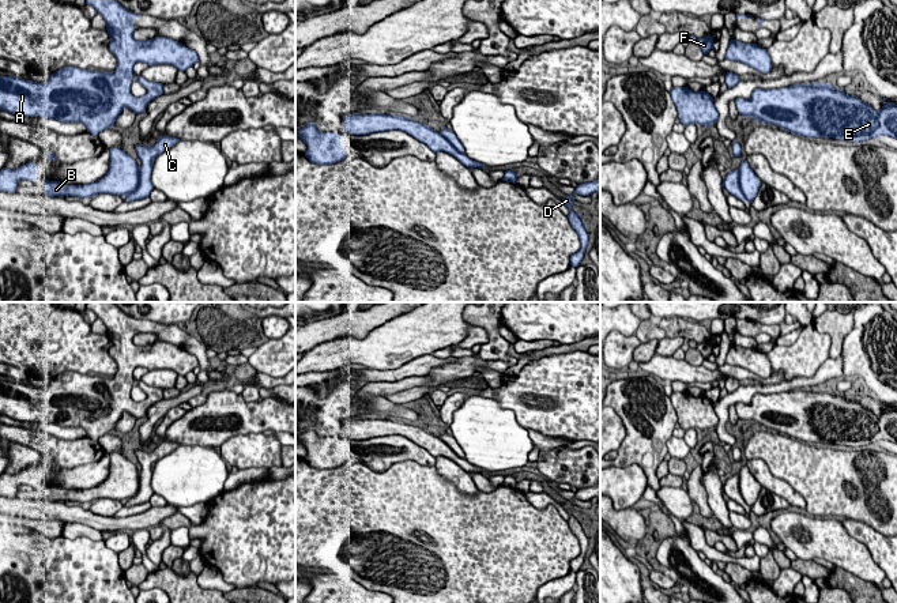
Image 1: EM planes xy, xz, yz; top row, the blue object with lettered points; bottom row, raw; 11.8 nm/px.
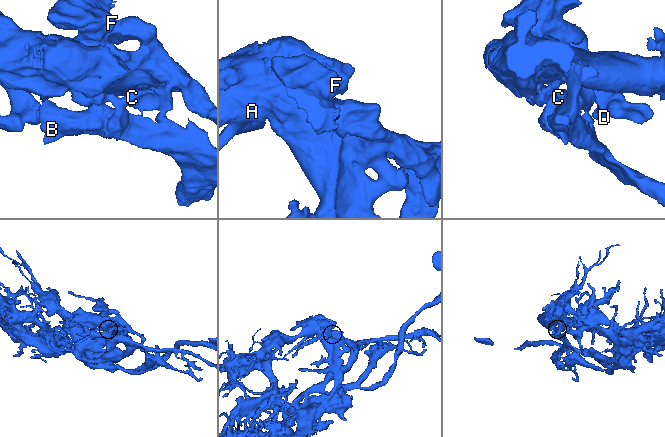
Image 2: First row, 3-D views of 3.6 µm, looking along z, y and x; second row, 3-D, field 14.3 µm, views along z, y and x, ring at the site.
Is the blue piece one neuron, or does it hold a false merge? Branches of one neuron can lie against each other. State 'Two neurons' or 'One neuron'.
Two neurons

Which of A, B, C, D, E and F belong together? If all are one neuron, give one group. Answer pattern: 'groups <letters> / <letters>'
groups A C D E F / B

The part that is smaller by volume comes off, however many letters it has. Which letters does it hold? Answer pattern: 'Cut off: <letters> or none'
Cut off: B

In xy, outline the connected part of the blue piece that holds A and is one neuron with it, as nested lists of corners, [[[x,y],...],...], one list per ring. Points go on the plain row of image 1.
[[[87,302],[86,309],[93,310],[106,327],[112,343],[109,355],[117,362],[116,374],[99,377],[64,372],[52,378],[46,388],[0,381],[0,415],[22,422],[83,427],[87,437],[98,441],[103,434],[113,433],[124,412],[143,418],[150,406],[163,399],[162,388],[139,380],[137,387],[147,397],[140,403],[132,400],[136,368],[172,369],[185,376],[199,366],[195,355],[172,343],[136,346],[133,324],[143,320],[128,316],[114,302]]]

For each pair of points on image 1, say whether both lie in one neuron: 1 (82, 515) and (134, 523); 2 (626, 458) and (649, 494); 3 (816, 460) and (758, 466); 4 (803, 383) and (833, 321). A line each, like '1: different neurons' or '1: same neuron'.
1: same neuron
2: different neurons
3: different neurons
4: different neurons

